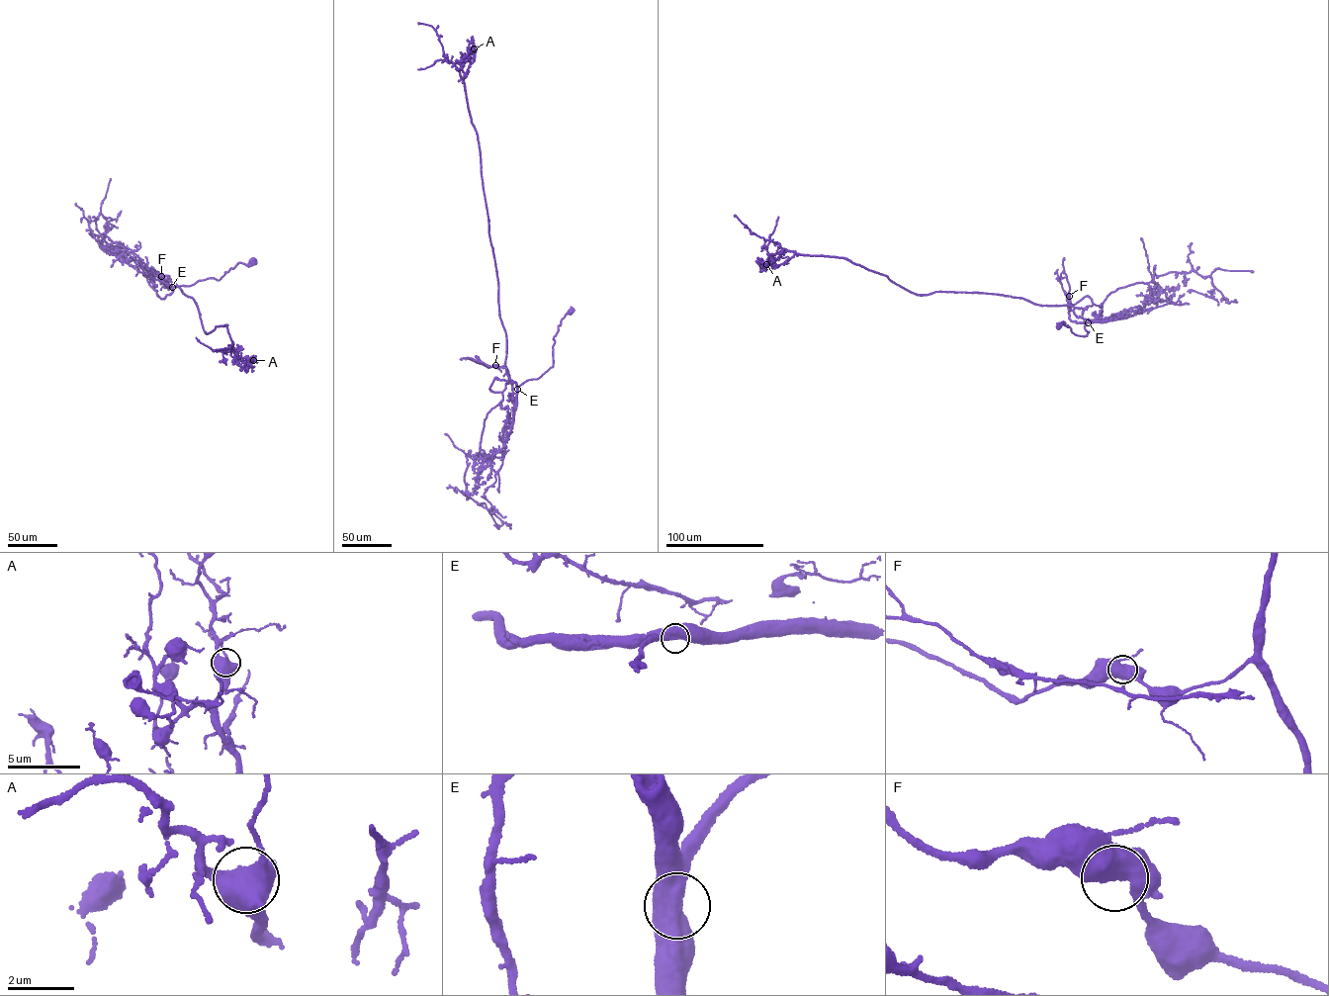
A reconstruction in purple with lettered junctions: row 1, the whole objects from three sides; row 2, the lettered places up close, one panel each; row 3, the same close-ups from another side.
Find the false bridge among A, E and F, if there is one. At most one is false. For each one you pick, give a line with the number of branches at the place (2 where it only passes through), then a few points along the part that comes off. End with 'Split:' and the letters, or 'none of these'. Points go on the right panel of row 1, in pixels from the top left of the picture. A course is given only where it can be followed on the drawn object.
Split: none of these

